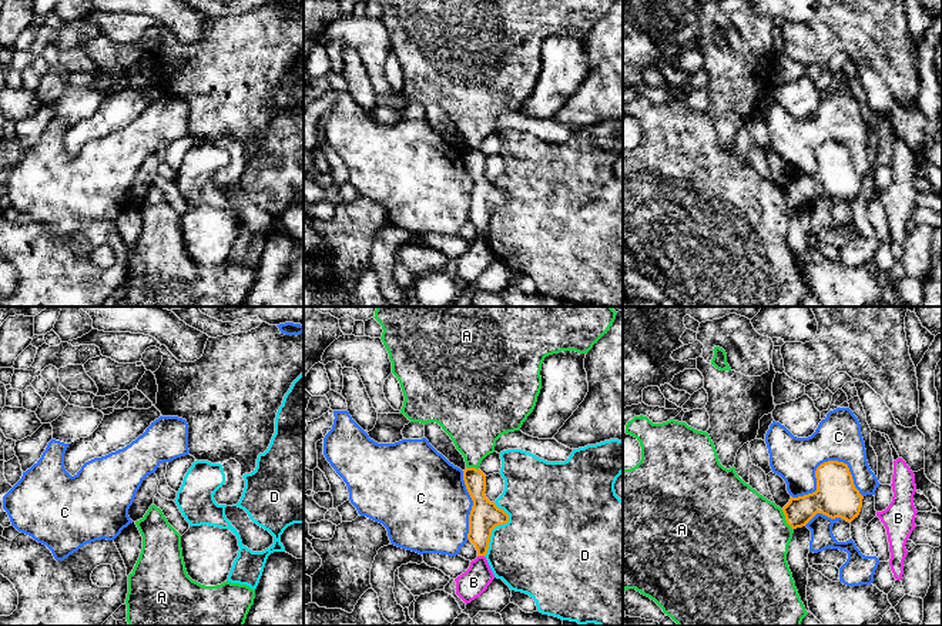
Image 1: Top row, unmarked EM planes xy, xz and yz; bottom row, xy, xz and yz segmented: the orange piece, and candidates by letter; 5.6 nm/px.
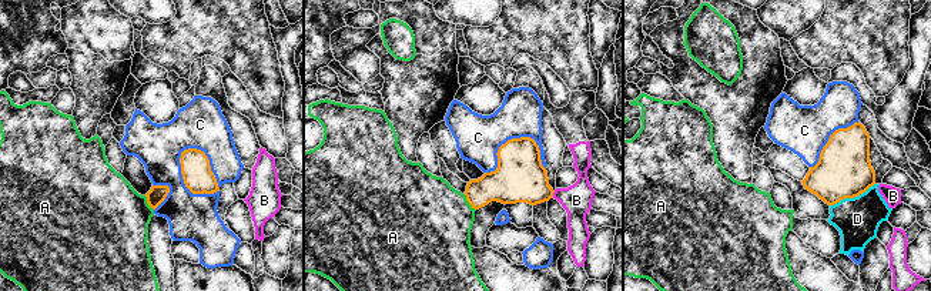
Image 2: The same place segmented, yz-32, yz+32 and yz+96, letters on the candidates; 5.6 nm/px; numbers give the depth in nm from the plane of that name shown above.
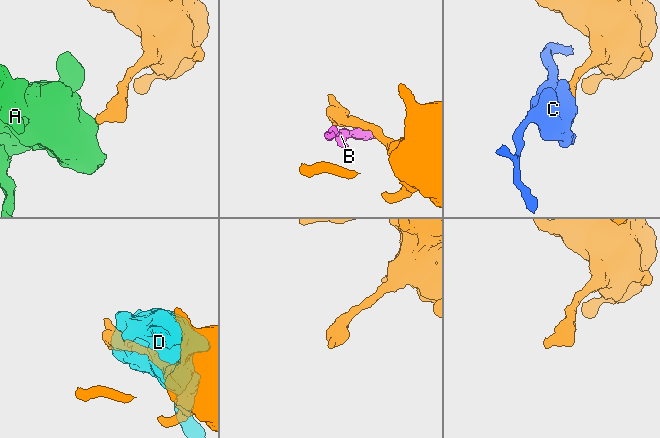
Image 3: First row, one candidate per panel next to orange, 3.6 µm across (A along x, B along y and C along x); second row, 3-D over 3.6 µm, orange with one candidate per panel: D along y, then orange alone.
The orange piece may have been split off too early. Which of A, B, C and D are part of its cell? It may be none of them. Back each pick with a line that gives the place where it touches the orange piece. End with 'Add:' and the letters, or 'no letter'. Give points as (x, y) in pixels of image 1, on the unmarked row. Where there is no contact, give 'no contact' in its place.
Add: no letter

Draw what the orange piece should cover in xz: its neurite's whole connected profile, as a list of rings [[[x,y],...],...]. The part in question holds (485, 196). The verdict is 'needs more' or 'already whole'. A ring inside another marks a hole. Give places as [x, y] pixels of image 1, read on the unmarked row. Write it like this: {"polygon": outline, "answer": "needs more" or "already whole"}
{"polygon": [[[466,148],[463,161],[473,181],[467,220],[475,225],[477,237],[486,237],[492,211],[507,204],[509,195],[486,178],[486,155],[480,150]]], "answer": "already whole"}

